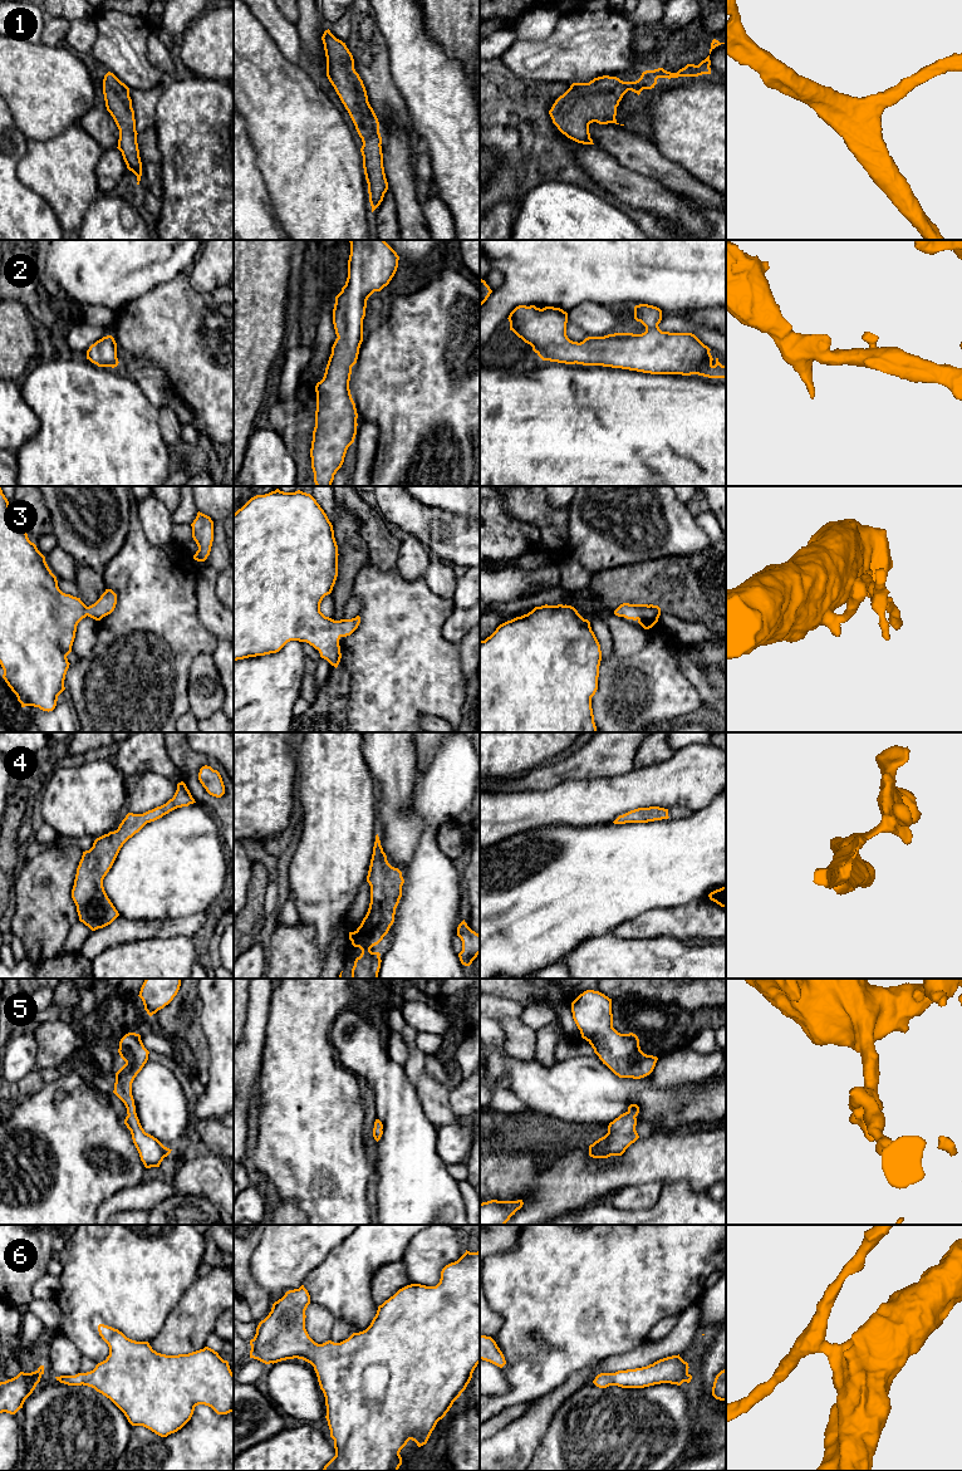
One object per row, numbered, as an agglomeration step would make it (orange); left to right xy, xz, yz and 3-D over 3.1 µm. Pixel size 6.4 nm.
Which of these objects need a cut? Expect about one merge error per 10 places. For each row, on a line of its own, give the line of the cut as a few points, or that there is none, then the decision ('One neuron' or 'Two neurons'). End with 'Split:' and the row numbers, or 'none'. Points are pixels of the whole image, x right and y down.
1: No split. One neuron
2: No split. One neuron
3: No split. One neuron
4: No split. One neuron
5: No split. One neuron
6: No split. One neuron
Split: none

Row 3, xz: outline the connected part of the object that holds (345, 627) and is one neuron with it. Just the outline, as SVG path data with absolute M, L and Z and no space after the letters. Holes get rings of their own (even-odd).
M276 489L269 494L251 497L234 514L234 661L276 653L288 642L299 641L313 646L319 651L322 658L327 660L335 668L338 667L342 658L339 639L350 636L360 623L359 616L352 619L334 621L320 612L320 603L325 595L332 593L338 577L338 555L333 525L310 494L300 490L295 492L284 492Z

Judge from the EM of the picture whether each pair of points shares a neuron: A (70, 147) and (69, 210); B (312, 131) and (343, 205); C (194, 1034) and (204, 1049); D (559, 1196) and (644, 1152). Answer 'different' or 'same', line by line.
A: same
B: same
C: same
D: same

